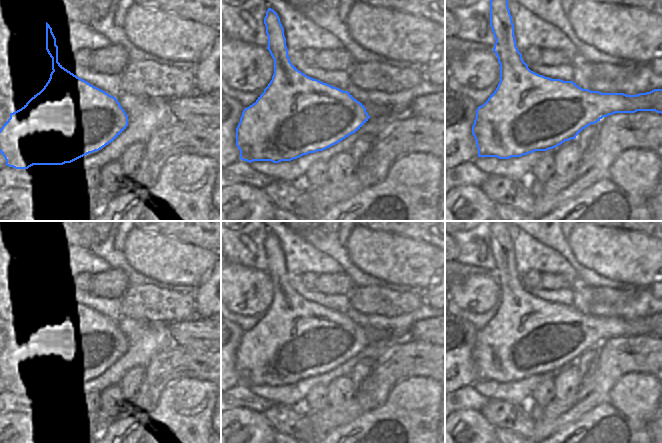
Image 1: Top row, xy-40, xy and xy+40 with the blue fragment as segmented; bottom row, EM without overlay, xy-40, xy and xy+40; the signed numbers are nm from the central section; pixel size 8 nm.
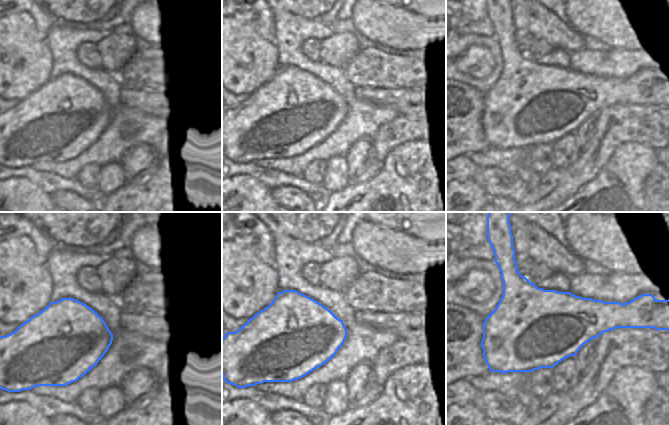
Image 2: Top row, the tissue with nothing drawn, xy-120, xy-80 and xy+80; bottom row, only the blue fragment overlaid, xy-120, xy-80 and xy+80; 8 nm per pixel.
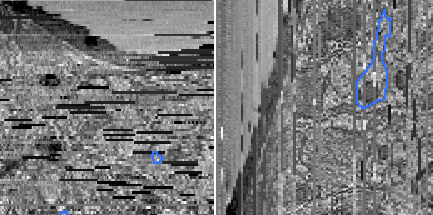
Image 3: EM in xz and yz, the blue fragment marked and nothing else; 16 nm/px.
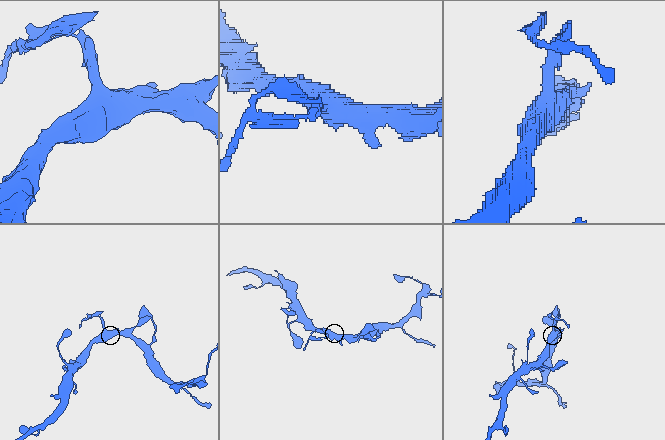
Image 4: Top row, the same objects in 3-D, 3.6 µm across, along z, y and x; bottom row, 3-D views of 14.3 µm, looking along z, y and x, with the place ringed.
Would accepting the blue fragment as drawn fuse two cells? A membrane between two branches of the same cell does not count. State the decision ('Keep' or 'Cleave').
Cleave.

